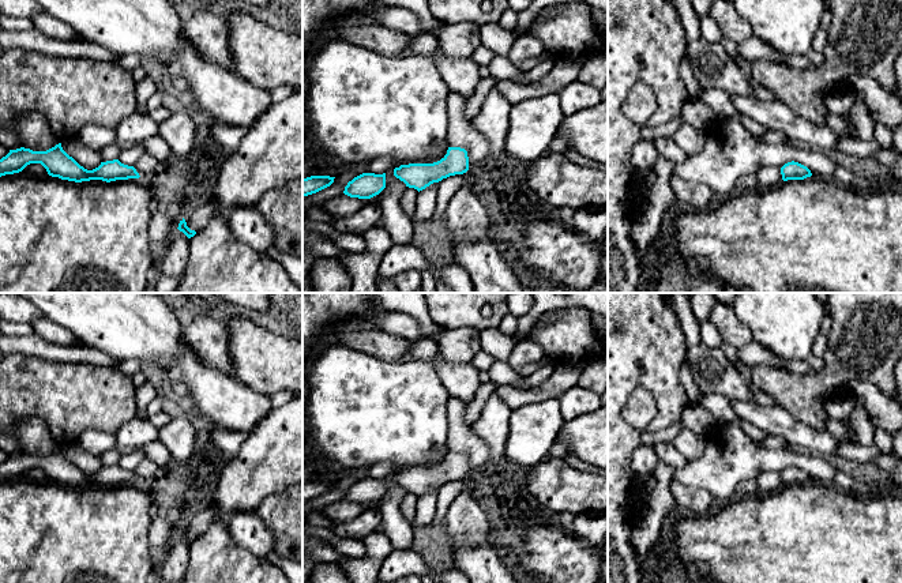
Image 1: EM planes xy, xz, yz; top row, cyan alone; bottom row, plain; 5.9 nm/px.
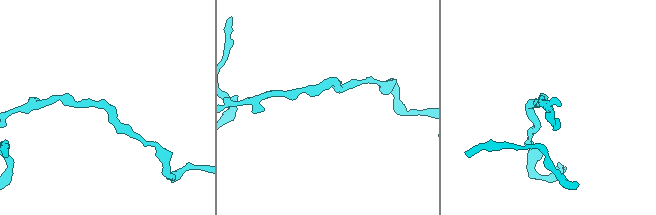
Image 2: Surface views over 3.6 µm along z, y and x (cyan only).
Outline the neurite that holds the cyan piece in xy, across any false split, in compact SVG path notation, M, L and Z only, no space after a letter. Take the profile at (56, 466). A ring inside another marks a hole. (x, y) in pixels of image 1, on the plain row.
M61 448L46 456L33 456L25 452L10 455L0 464L0 482L19 478L30 469L41 469L49 481L75 488L90 485L110 488L140 482L134 471L124 470L119 464L101 467L98 473L87 475L63 455Z

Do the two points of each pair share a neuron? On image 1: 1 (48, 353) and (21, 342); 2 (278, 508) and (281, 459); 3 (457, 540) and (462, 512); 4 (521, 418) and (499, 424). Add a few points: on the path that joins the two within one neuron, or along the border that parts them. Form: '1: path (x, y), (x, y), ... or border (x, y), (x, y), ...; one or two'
1: path (41, 349), (27, 345); one
2: border (288, 486), (280, 492), (270, 493), (254, 510); two
3: path (459, 533), (462, 530), (462, 519); one
4: border (512, 410), (508, 418), (507, 442), (503, 452); two

